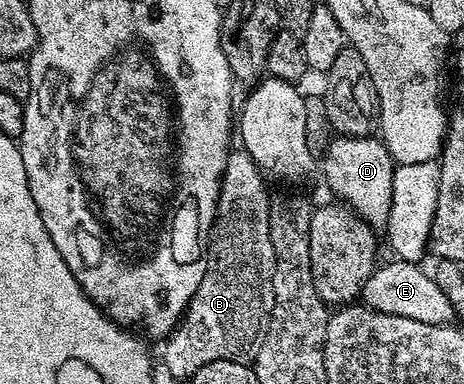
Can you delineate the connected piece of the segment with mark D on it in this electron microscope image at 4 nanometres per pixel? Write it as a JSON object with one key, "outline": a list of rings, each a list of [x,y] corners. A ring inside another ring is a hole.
{"outline":[[[376,136],[332,138],[329,150],[325,153],[325,181],[329,189],[362,221],[374,227],[389,224],[391,199],[393,198],[393,170],[395,162],[385,142]]]}

